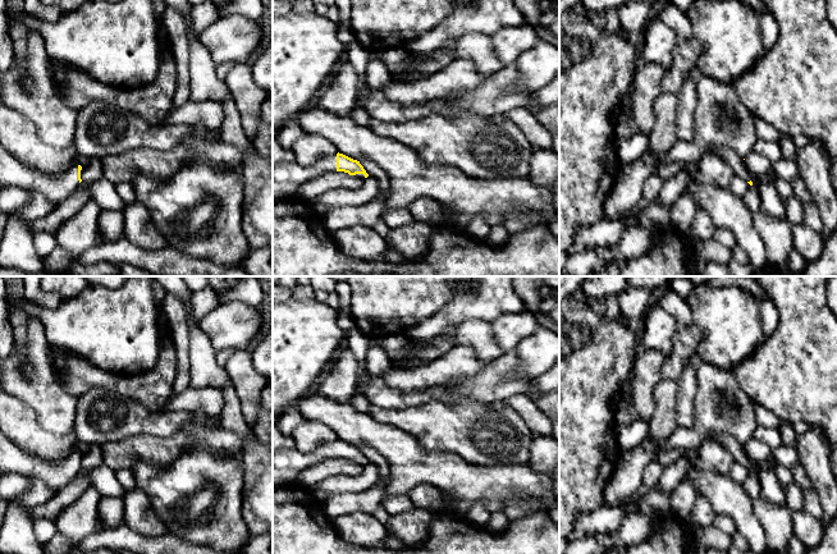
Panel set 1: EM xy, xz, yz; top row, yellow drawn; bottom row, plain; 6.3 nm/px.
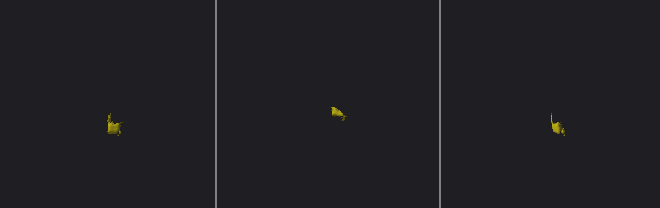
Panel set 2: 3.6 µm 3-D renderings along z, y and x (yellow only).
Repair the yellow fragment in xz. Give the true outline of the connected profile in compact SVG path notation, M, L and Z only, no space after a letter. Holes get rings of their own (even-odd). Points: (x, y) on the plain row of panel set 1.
M343 440L325 443L311 453L301 453L297 449L273 453L273 485L283 485L297 481L298 475L307 467L331 458L344 458L360 466L369 463L360 448Z

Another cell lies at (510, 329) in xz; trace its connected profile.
M525 308L517 313L507 313L491 322L491 330L502 353L508 353L529 335L532 335L539 324L530 310Z

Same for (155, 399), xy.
M163 310L160 328L163 338L159 360L151 370L141 374L106 372L77 354L65 352L67 370L59 377L64 390L78 398L92 388L100 388L142 403L151 412L165 411L177 379L177 351L168 335L169 322Z

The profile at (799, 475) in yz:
M797 462L792 468L791 468L791 473L792 473L792 480L795 481L795 484L805 493L808 490L811 489L811 481L805 471L805 468L802 467L802 464L800 462Z

